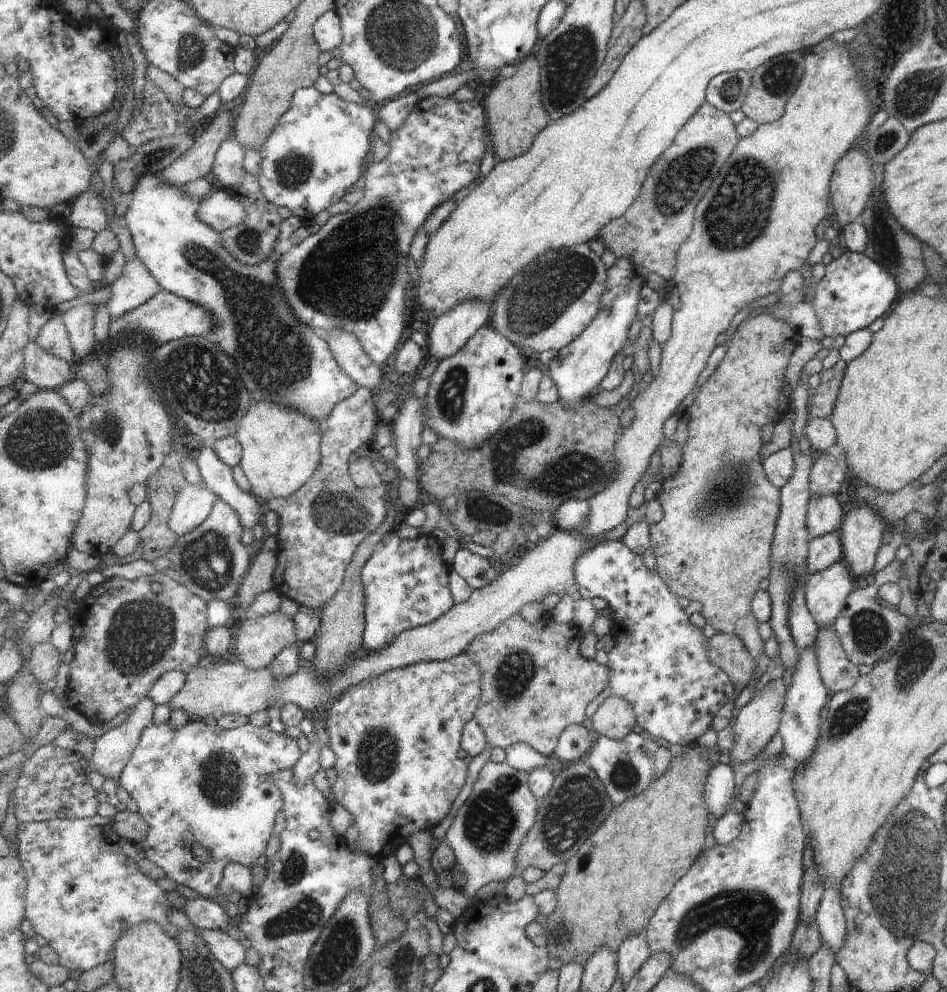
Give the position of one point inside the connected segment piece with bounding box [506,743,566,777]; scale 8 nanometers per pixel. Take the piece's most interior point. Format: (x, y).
(524, 757)

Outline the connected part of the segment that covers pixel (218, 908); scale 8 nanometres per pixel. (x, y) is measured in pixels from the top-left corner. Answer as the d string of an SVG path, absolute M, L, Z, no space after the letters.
M206 898L188 899L187 901L185 913L198 928L228 932L228 928L230 928L232 922L230 922L228 912L224 910L223 905Z

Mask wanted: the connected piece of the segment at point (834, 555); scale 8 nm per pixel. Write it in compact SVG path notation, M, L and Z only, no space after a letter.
M833 531L810 538L807 543L806 570L808 574L816 573L831 566L843 556L838 532Z

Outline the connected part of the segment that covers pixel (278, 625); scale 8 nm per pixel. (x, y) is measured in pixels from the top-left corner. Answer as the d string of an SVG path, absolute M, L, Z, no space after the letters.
M276 611L265 616L251 614L248 620L239 621L237 629L237 654L235 659L240 660L252 670L264 670L290 646L300 643L299 631L293 616Z

